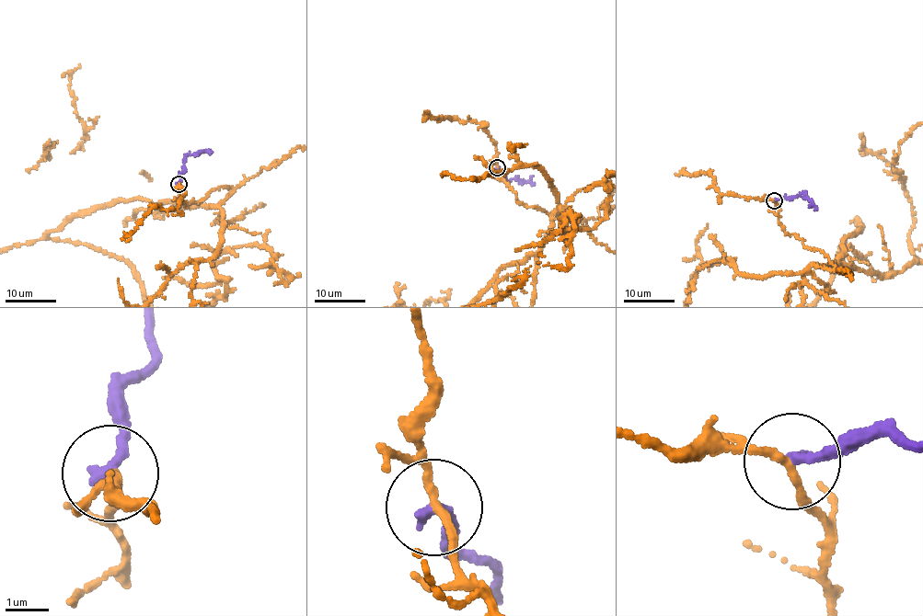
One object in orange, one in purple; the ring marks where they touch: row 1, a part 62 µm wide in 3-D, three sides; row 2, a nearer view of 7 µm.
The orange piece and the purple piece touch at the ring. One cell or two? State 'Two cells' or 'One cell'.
Two cells

